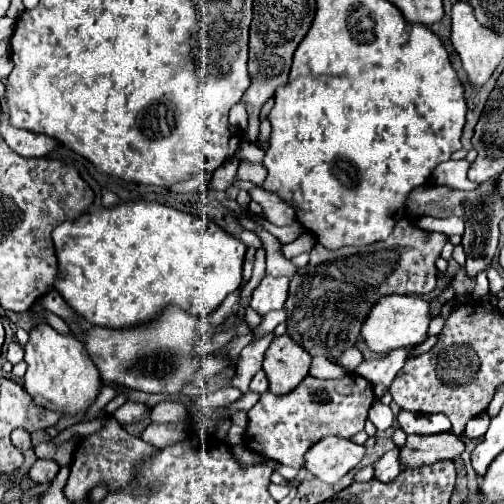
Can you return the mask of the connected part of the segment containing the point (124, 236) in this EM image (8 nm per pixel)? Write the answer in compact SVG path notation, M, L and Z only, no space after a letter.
M144 200L122 202L100 212L82 214L74 222L62 222L54 228L52 240L60 268L56 290L74 310L78 310L82 318L106 328L144 324L170 304L206 318L228 294L240 288L242 262L248 250L240 238L228 234L214 222L206 222L194 214Z

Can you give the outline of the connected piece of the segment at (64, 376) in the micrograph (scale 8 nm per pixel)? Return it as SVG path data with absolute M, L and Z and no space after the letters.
M38 324L30 330L30 340L24 346L24 360L28 364L24 376L24 388L34 398L36 404L50 410L60 410L66 416L88 408L100 388L98 368L92 364L82 342L74 334L58 334L48 324Z

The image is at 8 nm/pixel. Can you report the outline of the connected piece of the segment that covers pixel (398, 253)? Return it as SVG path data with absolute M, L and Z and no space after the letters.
M410 220L398 222L394 226L392 234L382 240L374 242L370 246L354 248L338 248L338 250L326 250L322 244L316 244L310 252L310 262L304 268L298 268L294 278L290 280L290 296L286 300L286 328L288 336L294 338L310 356L324 356L338 360L346 348L354 346L360 338L362 322L366 320L366 314L374 308L374 302L382 298L384 294L430 294L436 286L436 260L442 254L444 244L448 242L446 234L438 232L426 232L418 226L414 226Z

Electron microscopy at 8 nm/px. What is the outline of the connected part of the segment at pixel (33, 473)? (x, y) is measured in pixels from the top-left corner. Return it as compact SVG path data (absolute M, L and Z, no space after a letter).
M36 460L34 466L28 472L28 478L36 484L44 484L44 482L52 482L52 478L58 474L60 466L52 460Z

